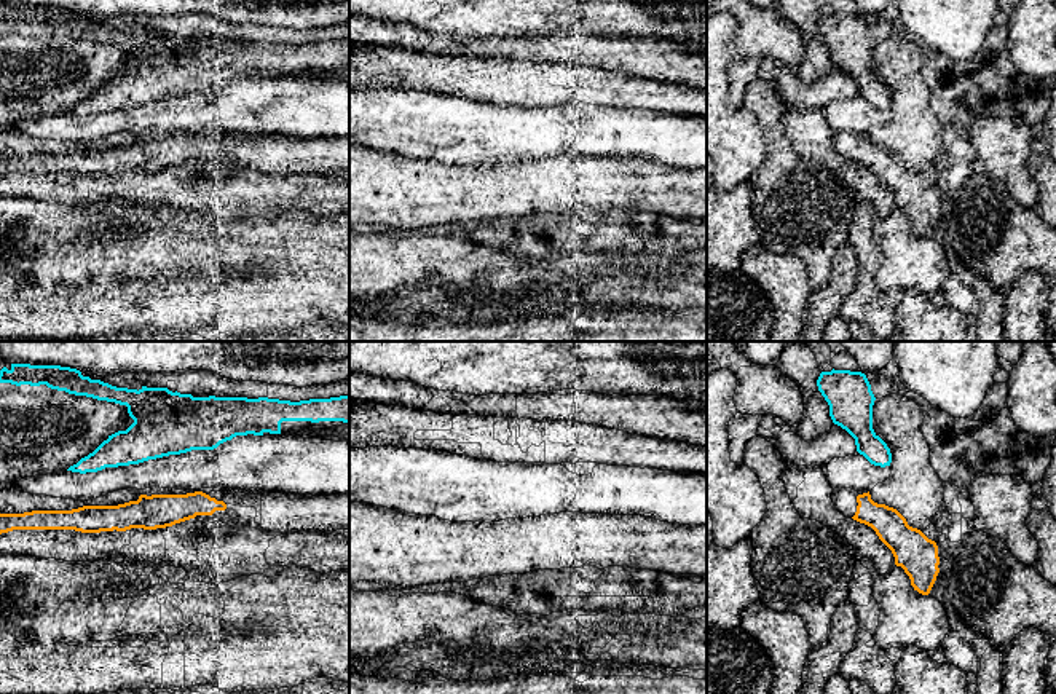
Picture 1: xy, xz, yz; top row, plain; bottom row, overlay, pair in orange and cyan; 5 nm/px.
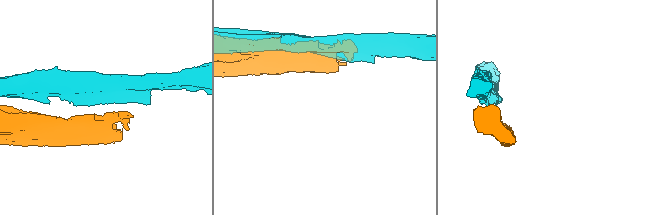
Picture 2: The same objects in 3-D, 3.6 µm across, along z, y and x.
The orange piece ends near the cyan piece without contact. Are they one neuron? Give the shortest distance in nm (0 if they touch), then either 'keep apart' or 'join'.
gap 140 nm; keep apart

